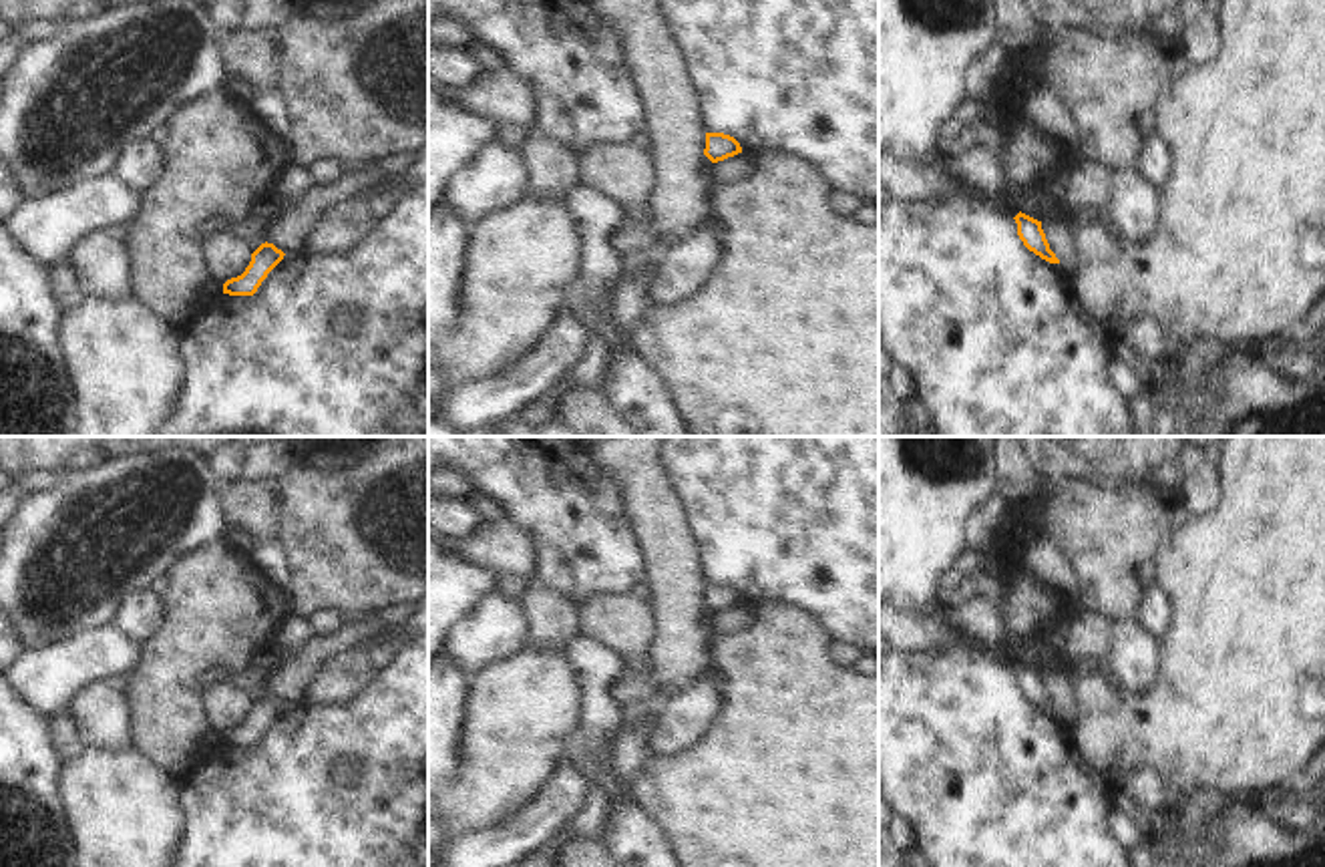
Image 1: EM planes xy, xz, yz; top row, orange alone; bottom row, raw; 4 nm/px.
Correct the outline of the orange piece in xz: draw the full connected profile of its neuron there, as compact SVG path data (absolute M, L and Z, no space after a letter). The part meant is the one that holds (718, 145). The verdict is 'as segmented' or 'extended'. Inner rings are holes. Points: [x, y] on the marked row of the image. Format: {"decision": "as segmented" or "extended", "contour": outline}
{"decision": "as segmented", "contour": "M706 133L704 155L712 163L724 161L724 159L734 157L738 153L742 153L742 147L734 137L724 135L724 133Z"}

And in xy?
{"decision": "as segmented", "contour": "M261 243L253 253L245 272L223 284L223 294L253 296L267 274L283 259L283 251L273 243Z"}

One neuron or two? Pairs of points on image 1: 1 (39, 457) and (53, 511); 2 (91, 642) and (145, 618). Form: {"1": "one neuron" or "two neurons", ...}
{"1": "two neurons", "2": "two neurons"}

